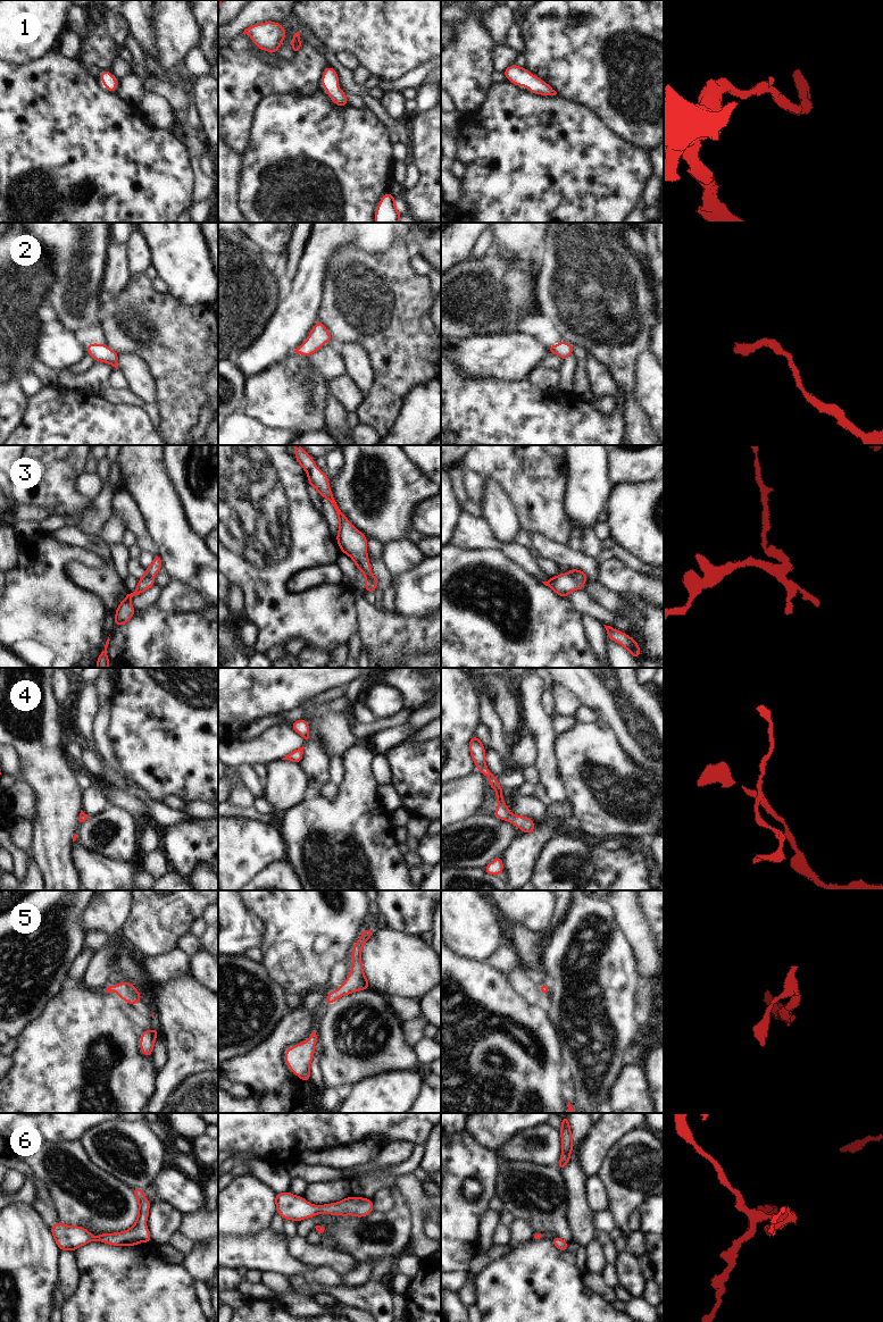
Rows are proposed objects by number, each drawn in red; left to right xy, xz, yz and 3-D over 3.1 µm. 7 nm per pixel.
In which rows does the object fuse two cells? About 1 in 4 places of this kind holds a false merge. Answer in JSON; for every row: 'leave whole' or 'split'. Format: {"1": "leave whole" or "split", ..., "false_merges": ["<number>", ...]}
{"1": "leave whole", "2": "leave whole", "3": "split", "4": "split", "5": "leave whole", "6": "leave whole", "false_merges": ["3", "4"]}

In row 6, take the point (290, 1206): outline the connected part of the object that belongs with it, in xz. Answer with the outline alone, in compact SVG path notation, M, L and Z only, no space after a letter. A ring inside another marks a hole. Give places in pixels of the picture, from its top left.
M290 1190L286 1193L277 1193L275 1196L275 1205L276 1213L284 1220L293 1220L295 1222L307 1218L314 1218L317 1214L365 1218L374 1212L374 1203L368 1198L349 1196L336 1203L317 1206L308 1203L301 1196L291 1194Z

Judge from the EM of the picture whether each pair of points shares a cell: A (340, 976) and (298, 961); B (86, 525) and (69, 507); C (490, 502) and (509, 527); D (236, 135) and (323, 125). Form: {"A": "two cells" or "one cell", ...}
{"A": "two cells", "B": "two cells", "C": "one cell", "D": "two cells"}

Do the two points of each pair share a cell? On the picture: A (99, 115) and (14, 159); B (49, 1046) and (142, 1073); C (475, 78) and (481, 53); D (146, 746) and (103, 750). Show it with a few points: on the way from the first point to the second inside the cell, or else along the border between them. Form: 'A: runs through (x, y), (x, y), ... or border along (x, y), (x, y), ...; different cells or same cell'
A: runs through (77, 136), (55, 159), (35, 159); same cell
B: runs through (75, 1046), (109, 1030), (125, 1047); same cell
C: runs through (475, 73), (475, 59); same cell
D: border along (109, 722), (107, 737), (114, 756), (125, 772); different cells

